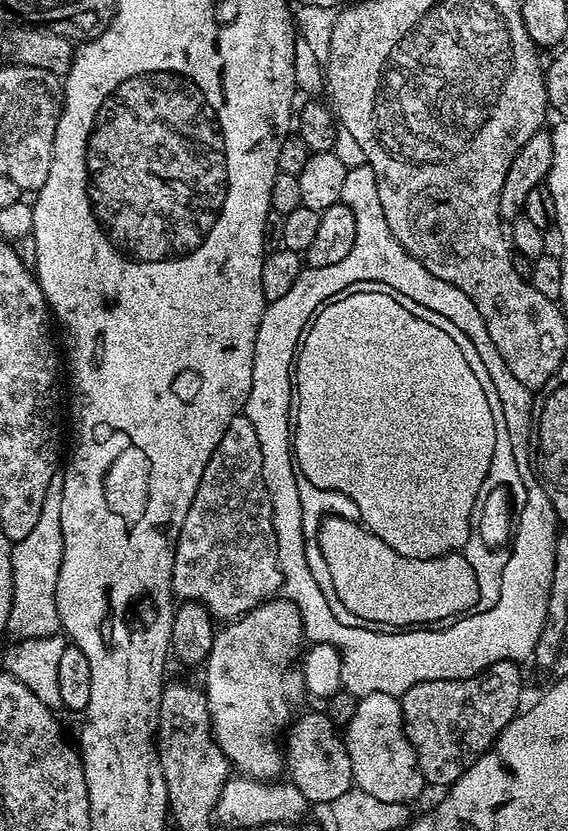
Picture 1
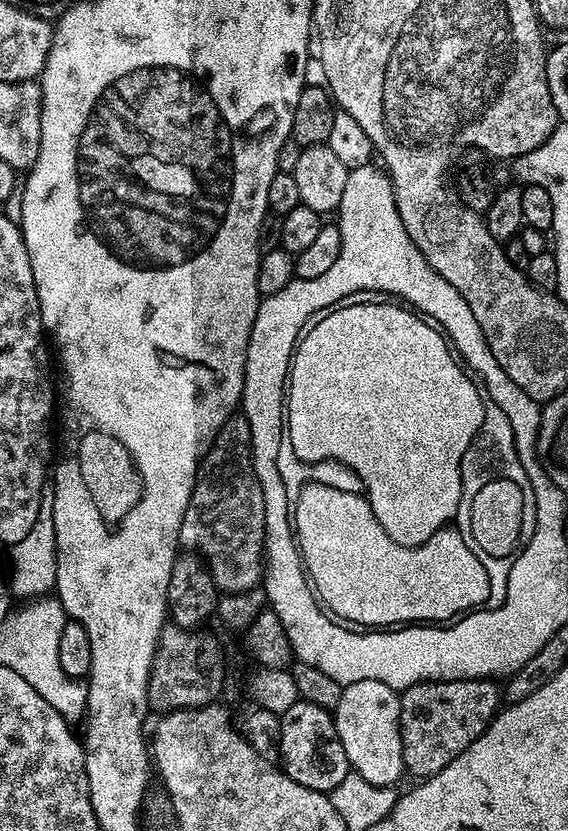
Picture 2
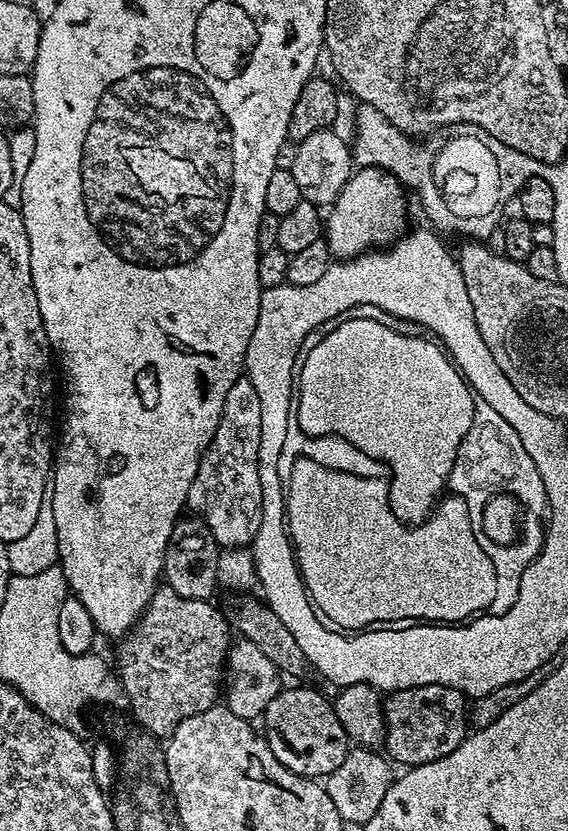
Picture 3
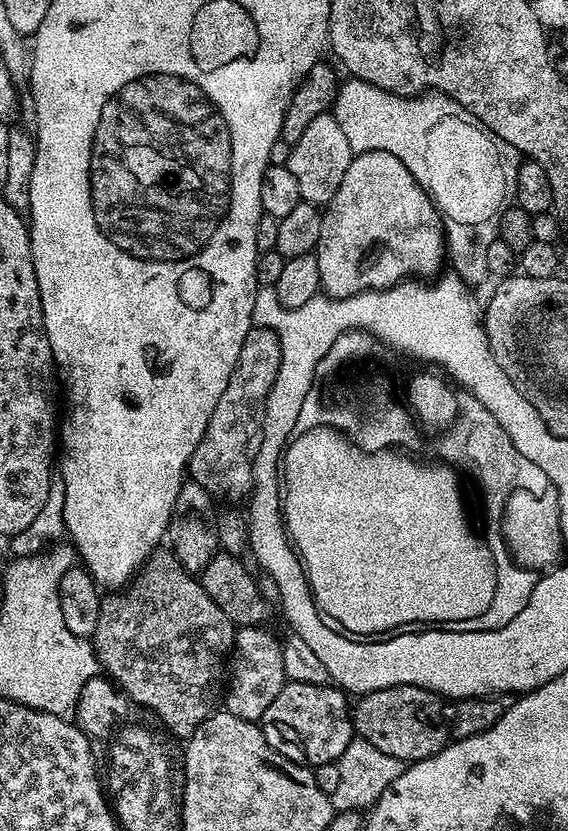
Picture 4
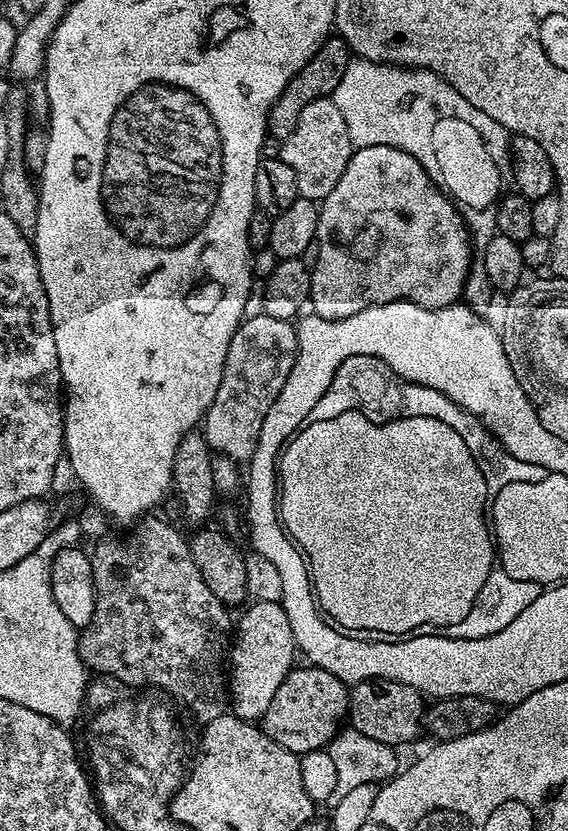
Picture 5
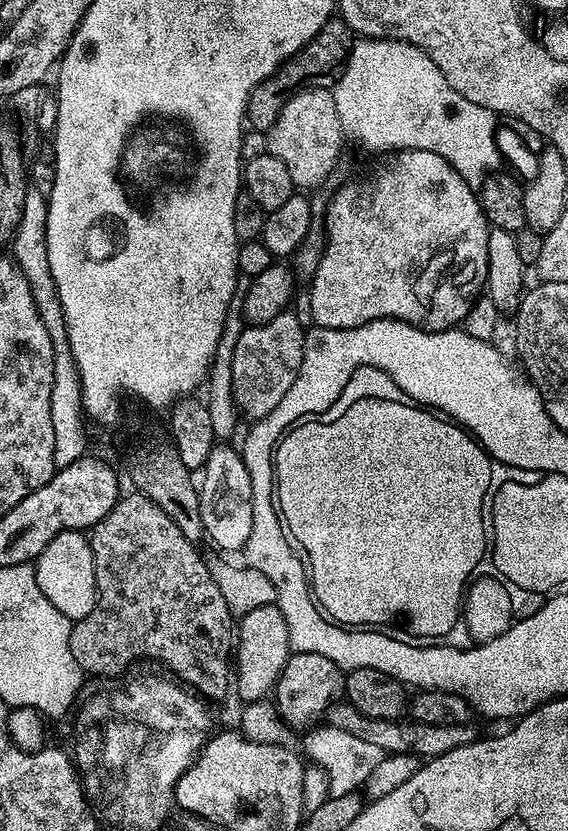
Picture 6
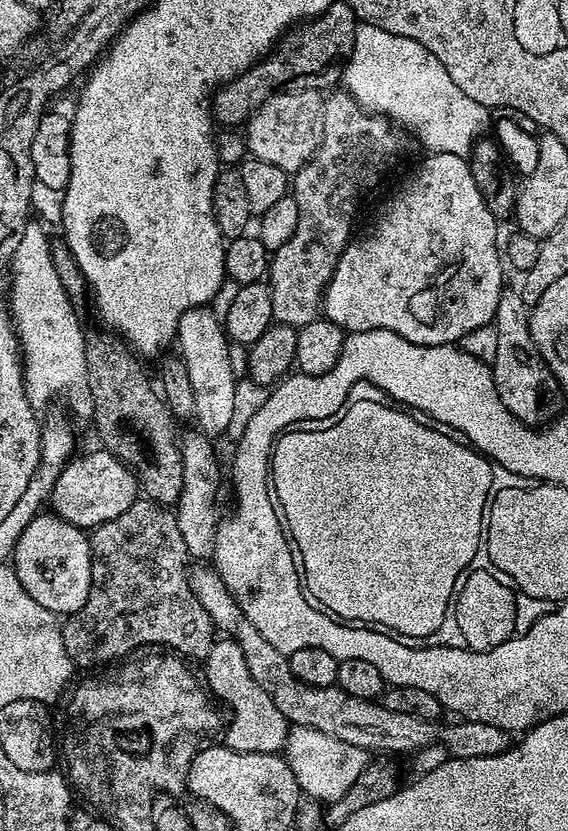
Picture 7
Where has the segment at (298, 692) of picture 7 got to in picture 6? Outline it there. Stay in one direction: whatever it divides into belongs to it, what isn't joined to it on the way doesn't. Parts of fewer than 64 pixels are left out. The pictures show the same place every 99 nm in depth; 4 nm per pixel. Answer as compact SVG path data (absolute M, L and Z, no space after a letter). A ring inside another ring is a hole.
M341 702L332 705L326 713L327 723L333 724L338 730L346 730L346 734L354 734L357 738L362 738L365 742L371 742L374 746L382 746L382 750L386 754L397 752L398 755L404 756L409 752L412 756L424 756L420 758L431 758L433 756L441 756L450 750L458 750L458 746L466 746L470 742L478 739L478 732L472 724L459 724L458 726L426 726L419 722L407 722L403 719L399 720L383 720L382 718L370 718L366 714L362 714L354 707L353 704Z

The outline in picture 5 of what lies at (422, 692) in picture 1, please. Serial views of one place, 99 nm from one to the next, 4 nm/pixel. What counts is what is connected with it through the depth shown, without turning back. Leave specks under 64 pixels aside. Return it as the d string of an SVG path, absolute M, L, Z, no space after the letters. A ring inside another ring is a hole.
M363 680L360 684L351 685L346 720L351 728L366 734L366 738L374 738L374 742L401 746L400 744L408 744L419 738L420 728L422 732L422 725L426 720L426 700L414 686L397 680Z

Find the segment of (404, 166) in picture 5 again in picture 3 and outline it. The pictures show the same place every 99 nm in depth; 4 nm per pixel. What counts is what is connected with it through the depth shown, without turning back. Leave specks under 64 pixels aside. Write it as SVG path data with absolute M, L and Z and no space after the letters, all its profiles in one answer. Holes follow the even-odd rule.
M357 167L326 212L322 240L327 244L329 253L343 262L365 255L371 244L395 244L405 235L407 228L404 227L408 224L408 204L404 195L404 185L385 168Z

